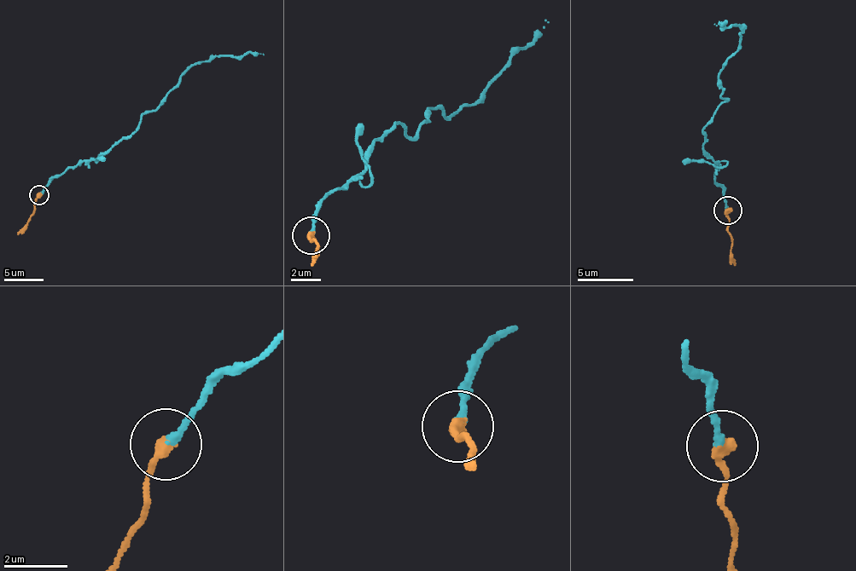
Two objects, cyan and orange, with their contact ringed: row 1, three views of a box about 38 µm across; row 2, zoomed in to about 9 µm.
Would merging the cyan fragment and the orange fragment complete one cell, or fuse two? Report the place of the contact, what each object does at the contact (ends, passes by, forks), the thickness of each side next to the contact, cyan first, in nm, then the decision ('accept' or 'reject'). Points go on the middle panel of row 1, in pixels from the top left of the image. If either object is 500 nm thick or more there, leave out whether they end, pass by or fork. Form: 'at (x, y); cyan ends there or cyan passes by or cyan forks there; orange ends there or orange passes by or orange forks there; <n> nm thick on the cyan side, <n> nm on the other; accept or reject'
at (311, 235); cyan ends there; orange ends there; 240 nm thick on the cyan side, 400 nm on the other; reject

